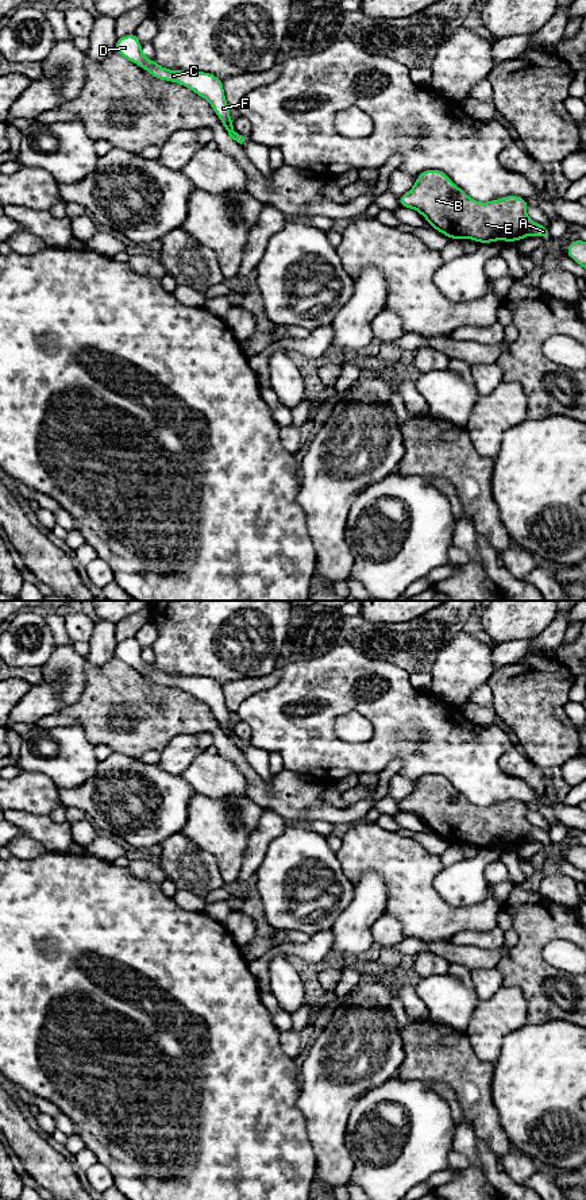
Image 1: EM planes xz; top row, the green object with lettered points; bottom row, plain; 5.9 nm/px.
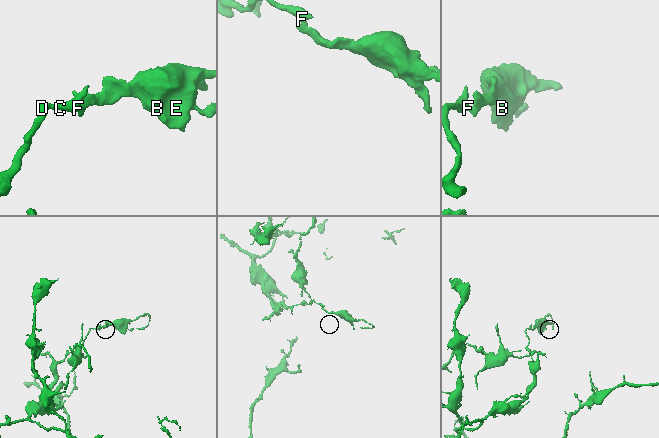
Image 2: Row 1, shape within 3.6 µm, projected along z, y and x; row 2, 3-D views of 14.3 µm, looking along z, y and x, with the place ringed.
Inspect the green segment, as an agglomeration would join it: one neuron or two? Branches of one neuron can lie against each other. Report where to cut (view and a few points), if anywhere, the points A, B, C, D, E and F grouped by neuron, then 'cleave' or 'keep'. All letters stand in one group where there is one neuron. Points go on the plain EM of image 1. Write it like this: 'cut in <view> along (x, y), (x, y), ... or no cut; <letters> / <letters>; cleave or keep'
cut in xz along (222, 725), (232, 734); A B E / C D F; cleave

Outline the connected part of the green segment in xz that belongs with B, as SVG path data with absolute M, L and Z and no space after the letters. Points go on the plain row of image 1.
M437 773L419 778L413 792L397 804L402 813L416 814L448 844L473 844L483 849L500 844L517 846L529 840L551 842L547 831L527 821L527 803L505 800L479 807Z

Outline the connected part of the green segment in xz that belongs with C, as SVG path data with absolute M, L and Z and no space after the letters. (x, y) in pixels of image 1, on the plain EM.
M135 638L117 641L115 656L158 684L177 687L192 694L196 699L208 705L217 722L228 733L234 734L234 725L230 722L230 711L224 701L221 683L208 676L169 675L159 671L154 664L147 664L143 660L142 648Z

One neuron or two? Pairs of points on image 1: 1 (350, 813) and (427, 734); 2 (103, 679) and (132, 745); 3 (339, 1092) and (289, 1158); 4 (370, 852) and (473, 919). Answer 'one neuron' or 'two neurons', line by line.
1: two neurons
2: one neuron
3: two neurons
4: one neuron

